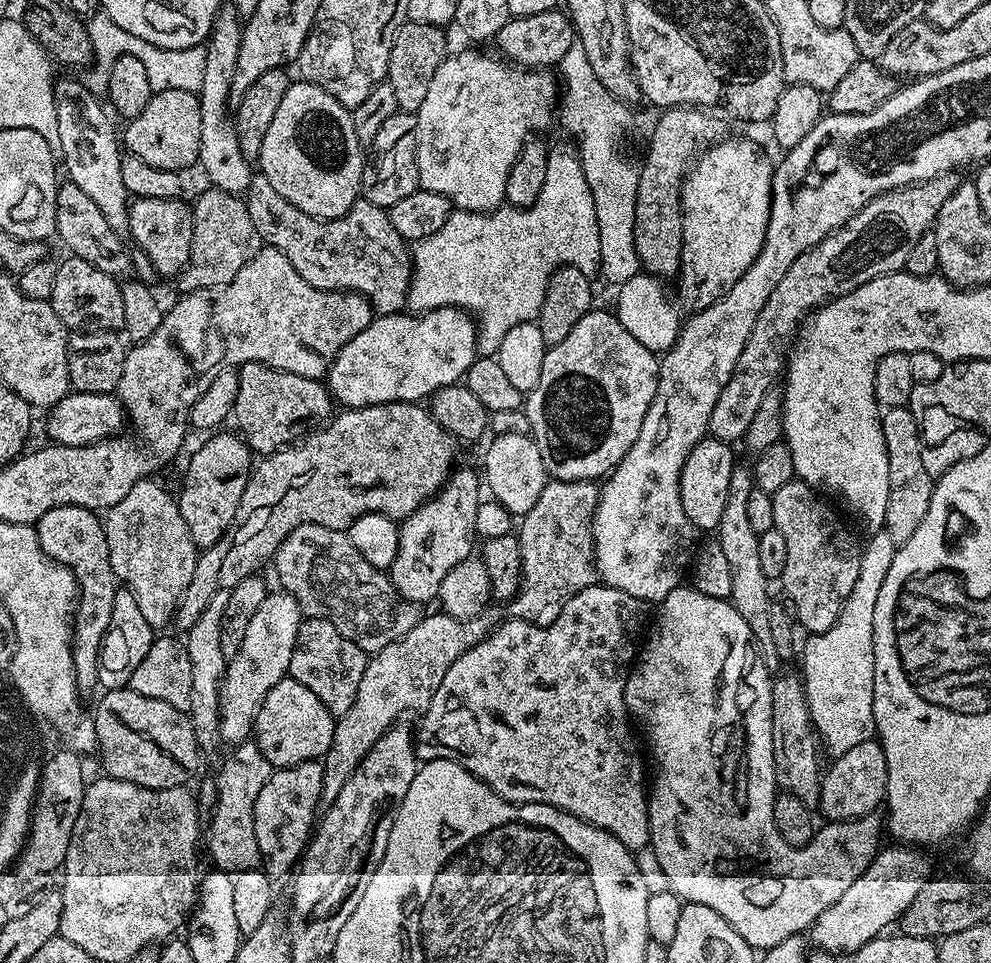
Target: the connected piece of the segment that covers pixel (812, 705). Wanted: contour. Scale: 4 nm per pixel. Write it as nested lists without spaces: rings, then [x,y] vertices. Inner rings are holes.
[[[878,531],[871,533],[867,537],[868,545],[863,545],[860,554],[860,565],[858,566],[858,579],[854,582],[854,590],[850,590],[850,598],[846,598],[846,602],[842,606],[842,610],[838,614],[838,622],[834,622],[834,626],[830,626],[830,630],[825,632],[817,632],[807,637],[808,641],[803,641],[802,656],[804,652],[804,672],[802,671],[802,679],[804,681],[804,689],[806,690],[806,698],[808,699],[808,709],[812,715],[812,726],[816,729],[816,735],[819,743],[824,744],[832,751],[833,757],[846,754],[846,750],[850,750],[854,746],[858,746],[858,742],[866,742],[876,736],[876,723],[874,722],[874,605],[878,602],[878,590],[882,590],[882,581],[886,579],[886,573],[890,570],[890,562],[894,562],[894,554],[897,545],[894,538],[890,538],[890,534],[886,531]]]

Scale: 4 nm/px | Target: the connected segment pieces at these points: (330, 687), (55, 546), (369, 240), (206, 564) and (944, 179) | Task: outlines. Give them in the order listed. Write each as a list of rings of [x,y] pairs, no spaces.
[[[309,616],[301,619],[298,638],[294,642],[294,654],[290,654],[288,676],[294,682],[302,682],[306,690],[310,690],[330,710],[330,714],[339,717],[354,706],[354,698],[358,698],[358,686],[362,682],[362,674],[368,665],[369,653],[363,652],[346,634],[338,631],[334,622],[326,622],[322,618]]]
[[[54,506],[54,510],[46,510],[46,514],[42,514],[42,518],[36,521],[34,527],[38,534],[38,542],[47,556],[72,569],[72,573],[76,575],[78,599],[74,605],[72,621],[72,657],[76,667],[76,683],[81,689],[92,687],[95,689],[98,684],[96,670],[100,662],[102,638],[106,626],[110,626],[110,610],[114,610],[114,594],[118,587],[116,575],[110,566],[110,550],[106,546],[104,521],[90,508]]]
[[[259,174],[253,175],[246,193],[246,203],[250,219],[254,222],[254,230],[258,230],[261,241],[267,247],[282,250],[290,266],[294,266],[294,270],[298,270],[298,274],[302,274],[302,278],[310,282],[310,286],[327,292],[357,292],[366,297],[381,316],[405,311],[408,287],[412,281],[412,257],[409,245],[400,237],[398,230],[394,230],[385,209],[361,198],[354,206],[350,206],[350,210],[346,210],[344,216],[333,220],[319,220],[298,210],[294,202],[286,202],[286,198],[282,198],[282,194],[278,194],[278,190],[274,190],[274,186],[270,186],[270,182],[266,182],[266,178]]]
[[[401,402],[350,408],[341,411],[341,416],[333,415],[327,423],[307,433],[295,444],[267,453],[261,459],[264,461],[253,467],[246,490],[242,490],[242,502],[238,502],[238,514],[234,514],[234,522],[230,522],[226,534],[222,534],[214,546],[203,549],[197,555],[194,578],[190,578],[190,586],[186,586],[186,594],[182,594],[176,607],[175,627],[181,630],[192,628],[214,594],[227,592],[229,588],[238,586],[242,578],[257,575],[261,571],[260,564],[267,560],[269,563],[275,557],[278,546],[282,546],[284,539],[298,526],[317,524],[343,532],[359,516],[371,512],[399,522],[436,495],[453,471],[452,459],[456,456],[458,444],[448,431],[441,428],[427,407],[420,407],[424,406],[416,402]]]
[[[959,175],[935,176],[918,184],[890,190],[862,206],[854,218],[822,238],[818,246],[798,254],[782,282],[770,290],[770,298],[766,298],[758,314],[758,322],[754,322],[754,330],[750,330],[750,338],[746,338],[742,354],[738,354],[738,362],[734,362],[734,374],[730,374],[730,382],[722,386],[722,394],[718,394],[714,414],[710,414],[708,423],[711,439],[743,441],[762,398],[766,398],[768,391],[781,379],[790,341],[810,313],[874,278],[901,271],[918,238],[935,225],[938,210],[942,210],[946,198],[950,198],[961,184],[961,177],[956,176]]]

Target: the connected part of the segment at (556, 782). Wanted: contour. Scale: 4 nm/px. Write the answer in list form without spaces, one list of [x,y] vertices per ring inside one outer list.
[[[597,582],[565,600],[546,624],[531,624],[525,620],[511,618],[497,624],[485,640],[478,642],[470,650],[466,650],[466,654],[462,654],[462,658],[458,658],[458,662],[454,662],[454,666],[446,670],[446,678],[442,678],[438,690],[434,690],[434,698],[430,698],[428,707],[423,709],[419,717],[421,718],[420,732],[418,728],[418,735],[415,737],[417,757],[424,762],[429,760],[458,762],[467,772],[474,774],[482,782],[486,782],[498,795],[512,801],[513,804],[549,804],[560,808],[588,824],[593,824],[595,828],[606,830],[630,850],[648,846],[652,835],[648,821],[646,772],[644,776],[644,764],[640,761],[640,748],[636,745],[637,733],[630,723],[624,697],[624,683],[638,655],[638,641],[641,639],[640,608],[642,608],[641,601],[634,599],[630,594]]]

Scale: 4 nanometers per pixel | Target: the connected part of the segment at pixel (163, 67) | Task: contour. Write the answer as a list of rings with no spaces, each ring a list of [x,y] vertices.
[[[97,14],[87,21],[90,42],[94,46],[94,67],[92,76],[100,82],[107,81],[108,71],[114,66],[114,62],[123,56],[133,56],[146,66],[146,75],[150,78],[150,86],[153,92],[162,90],[190,90],[199,93],[202,86],[202,78],[206,71],[207,47],[187,48],[186,50],[166,50],[146,42],[142,38],[134,38],[134,34],[122,30],[110,17]]]

